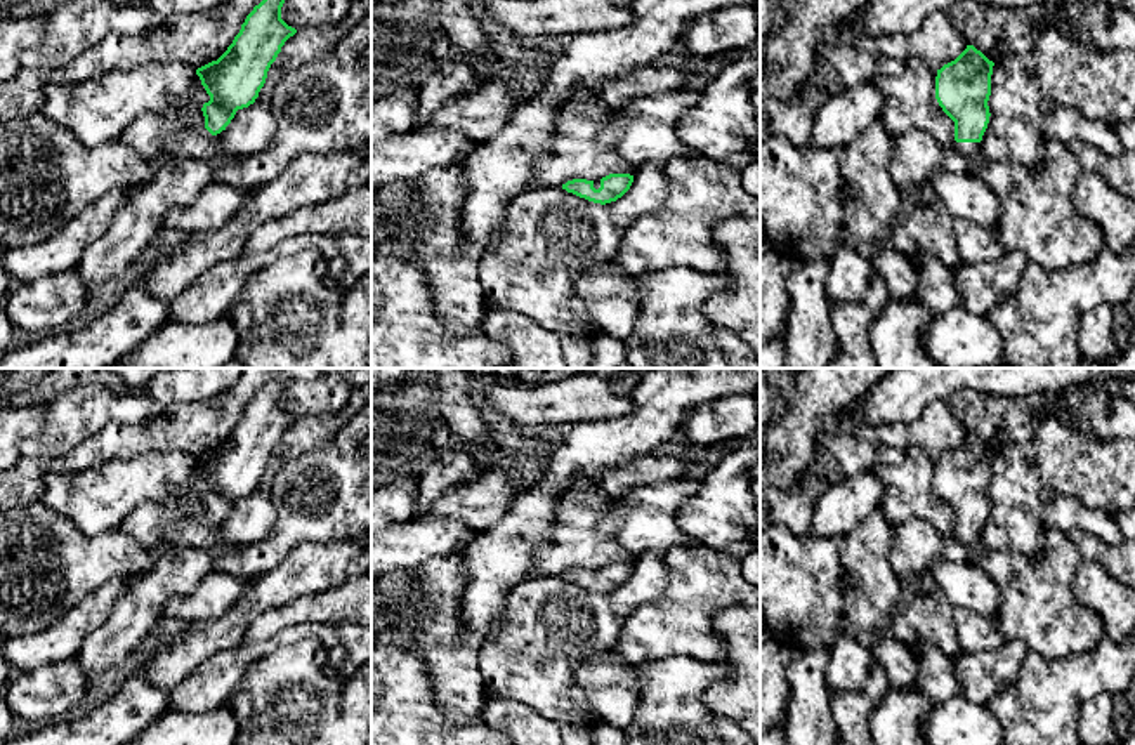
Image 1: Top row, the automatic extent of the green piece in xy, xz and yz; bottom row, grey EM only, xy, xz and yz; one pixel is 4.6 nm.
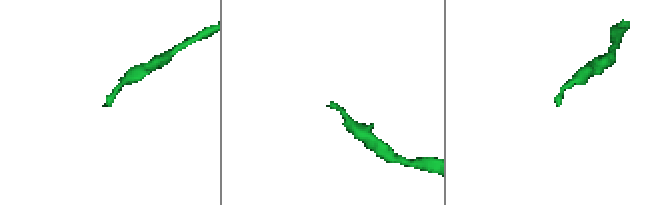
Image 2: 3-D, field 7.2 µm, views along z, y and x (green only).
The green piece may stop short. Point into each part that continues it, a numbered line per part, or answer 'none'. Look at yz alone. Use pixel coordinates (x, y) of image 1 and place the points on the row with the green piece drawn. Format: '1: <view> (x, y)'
1: yz (970, 150)

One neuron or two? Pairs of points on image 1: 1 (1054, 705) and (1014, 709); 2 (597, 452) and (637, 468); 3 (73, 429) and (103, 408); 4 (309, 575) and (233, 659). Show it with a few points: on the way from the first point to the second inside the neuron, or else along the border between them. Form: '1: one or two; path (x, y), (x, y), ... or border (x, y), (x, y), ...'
1: one; path (1043, 705), (1024, 705)
2: two; border (653, 452), (608, 469), (597, 481)
3: one; path (80, 422), (96, 408)
4: two; border (242, 643), (219, 650), (205, 662)

